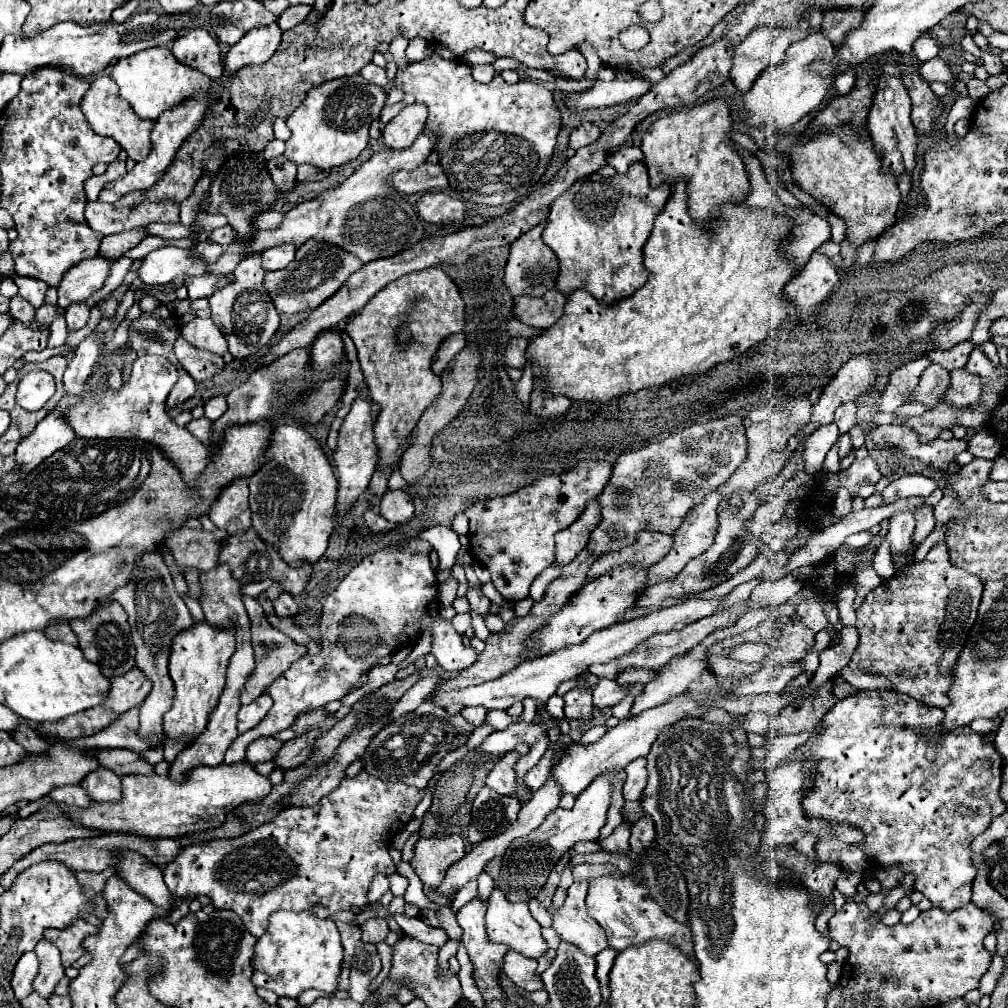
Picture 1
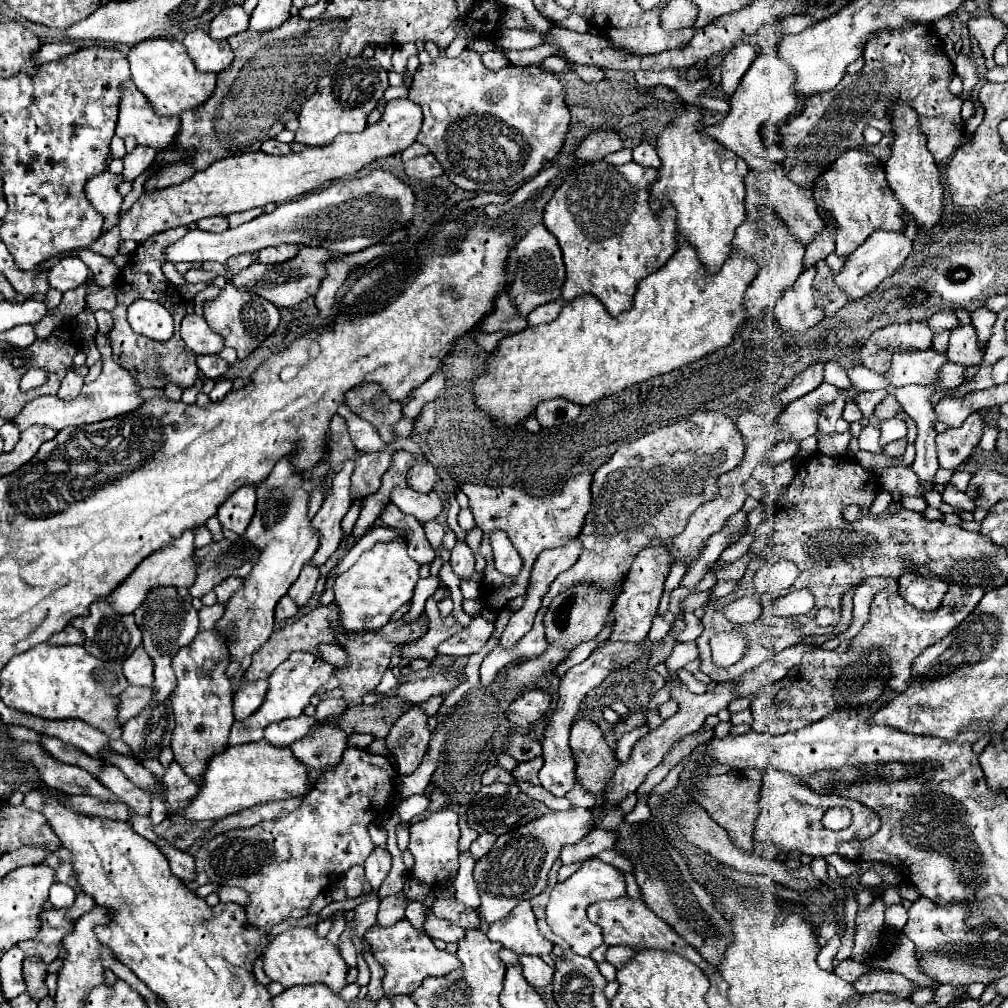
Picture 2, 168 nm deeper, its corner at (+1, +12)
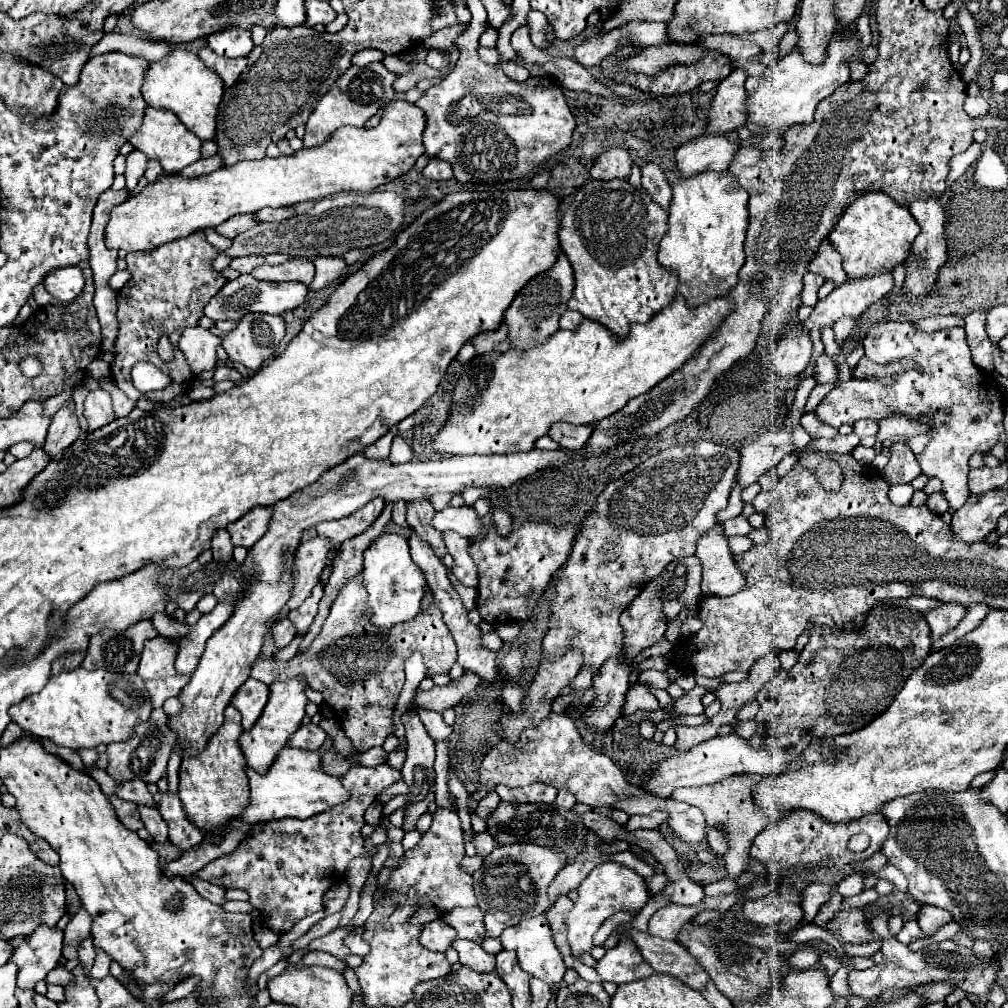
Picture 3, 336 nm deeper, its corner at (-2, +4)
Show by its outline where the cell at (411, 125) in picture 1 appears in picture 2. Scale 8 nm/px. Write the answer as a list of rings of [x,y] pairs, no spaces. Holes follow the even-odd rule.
[[[391,100],[385,104],[383,116],[377,124],[367,126],[359,134],[341,134],[329,146],[315,148],[309,146],[299,154],[289,156],[269,156],[259,152],[247,152],[241,156],[231,156],[211,164],[203,172],[195,172],[193,178],[183,184],[169,186],[153,194],[141,196],[131,210],[121,218],[119,230],[123,240],[145,242],[145,236],[159,234],[169,228],[187,226],[205,216],[227,216],[233,212],[243,212],[267,204],[283,204],[301,194],[321,188],[325,182],[335,178],[345,178],[367,166],[377,158],[385,158],[403,152],[411,146],[421,128],[421,108],[411,100]]]

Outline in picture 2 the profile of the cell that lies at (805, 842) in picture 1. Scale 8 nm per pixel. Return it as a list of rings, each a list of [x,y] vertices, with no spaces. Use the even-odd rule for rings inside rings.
[[[815,856],[815,858],[811,860],[811,870],[813,870],[815,878],[819,878],[821,882],[827,880],[827,862],[825,862],[825,858]]]

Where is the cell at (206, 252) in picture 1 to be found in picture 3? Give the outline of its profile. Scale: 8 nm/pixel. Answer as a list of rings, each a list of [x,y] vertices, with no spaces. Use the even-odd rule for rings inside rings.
[[[242,214],[242,216],[232,216],[224,224],[220,224],[216,228],[216,232],[222,234],[222,236],[226,236],[226,238],[234,238],[234,236],[246,232],[248,228],[254,228],[256,224],[260,224],[260,222],[254,220],[254,214]]]

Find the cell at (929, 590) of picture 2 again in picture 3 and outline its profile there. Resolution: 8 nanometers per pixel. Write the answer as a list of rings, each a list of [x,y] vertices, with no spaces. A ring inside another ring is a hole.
[[[944,602],[942,606],[926,612],[932,636],[944,636],[946,632],[950,632],[950,628],[958,626],[962,616],[966,616],[966,608],[956,602]]]

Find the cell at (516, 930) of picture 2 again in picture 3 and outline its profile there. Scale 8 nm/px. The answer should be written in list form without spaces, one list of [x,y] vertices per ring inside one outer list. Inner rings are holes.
[[[544,914],[534,916],[530,920],[522,920],[518,926],[506,928],[500,938],[502,938],[504,950],[514,950],[518,954],[518,964],[522,970],[530,972],[532,976],[536,976],[540,980],[546,980],[546,984],[560,984],[562,982],[566,966],[564,966],[562,954],[558,952],[558,948],[554,944],[550,924]]]

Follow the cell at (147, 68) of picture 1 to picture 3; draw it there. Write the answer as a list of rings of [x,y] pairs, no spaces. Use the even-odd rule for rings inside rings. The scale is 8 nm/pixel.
[[[182,48],[174,50],[160,62],[154,62],[146,72],[146,82],[142,86],[144,100],[150,106],[172,110],[182,120],[182,124],[204,142],[214,140],[216,114],[222,102],[222,92],[224,92],[222,78],[212,68],[206,68],[204,62],[194,52]]]

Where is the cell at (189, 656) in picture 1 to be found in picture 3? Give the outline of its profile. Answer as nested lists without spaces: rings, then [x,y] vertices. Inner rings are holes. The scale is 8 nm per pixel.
[[[228,706],[224,712],[224,724],[210,738],[202,754],[182,758],[178,796],[182,800],[186,816],[190,816],[190,822],[194,822],[196,828],[202,828],[206,834],[220,834],[226,830],[234,822],[234,816],[240,816],[242,808],[250,804],[246,758],[238,744],[240,734],[240,712],[234,710],[234,706]]]

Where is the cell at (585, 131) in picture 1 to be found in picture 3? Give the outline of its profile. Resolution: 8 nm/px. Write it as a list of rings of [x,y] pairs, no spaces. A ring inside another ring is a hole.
[[[610,148],[596,160],[590,174],[594,180],[614,180],[614,178],[628,180],[630,168],[632,168],[632,160],[628,152],[624,148]]]

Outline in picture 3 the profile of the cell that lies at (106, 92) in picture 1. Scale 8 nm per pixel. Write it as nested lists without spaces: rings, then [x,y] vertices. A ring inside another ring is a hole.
[[[152,106],[146,108],[146,116],[144,122],[140,126],[140,130],[130,138],[130,142],[134,144],[136,150],[144,152],[148,158],[154,158],[162,164],[166,174],[176,174],[182,168],[194,164],[196,160],[200,160],[202,154],[202,140],[198,136],[194,136],[180,120],[178,116],[174,116],[174,112],[164,112],[164,110],[156,110]]]

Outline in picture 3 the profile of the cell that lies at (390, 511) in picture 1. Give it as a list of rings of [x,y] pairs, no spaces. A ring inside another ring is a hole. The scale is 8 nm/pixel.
[[[460,506],[460,508],[444,508],[442,512],[436,512],[432,518],[432,526],[440,532],[454,530],[466,540],[476,540],[484,536],[486,526],[482,518],[476,514],[472,506]]]

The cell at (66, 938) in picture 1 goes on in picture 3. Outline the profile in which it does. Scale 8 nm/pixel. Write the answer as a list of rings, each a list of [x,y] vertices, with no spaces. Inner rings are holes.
[[[38,926],[34,934],[14,938],[12,958],[18,966],[18,988],[34,990],[36,982],[44,980],[50,970],[56,968],[62,956],[62,932],[58,928]]]

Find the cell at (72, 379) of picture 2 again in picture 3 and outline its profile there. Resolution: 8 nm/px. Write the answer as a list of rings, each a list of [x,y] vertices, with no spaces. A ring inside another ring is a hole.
[[[60,408],[56,416],[52,418],[52,424],[48,428],[48,436],[42,444],[42,450],[50,456],[50,460],[62,460],[62,454],[74,440],[80,436],[78,418],[68,408]]]

